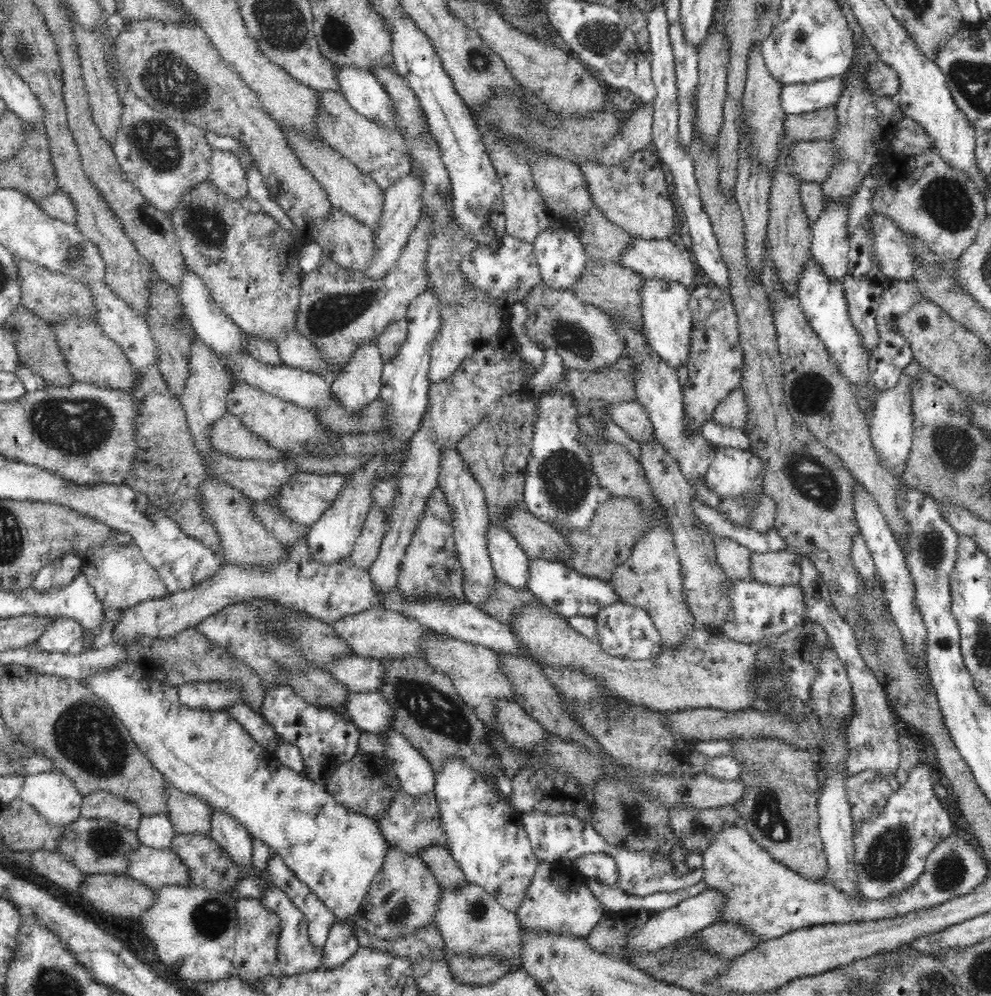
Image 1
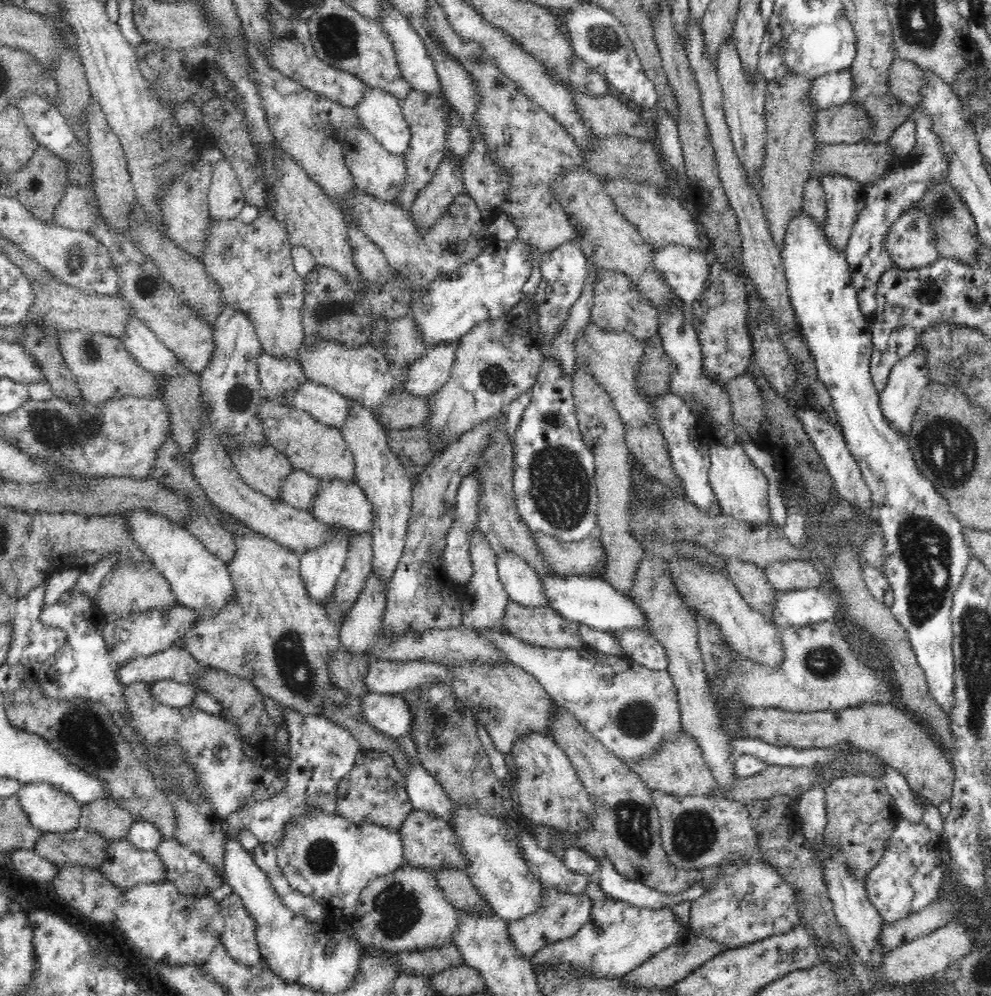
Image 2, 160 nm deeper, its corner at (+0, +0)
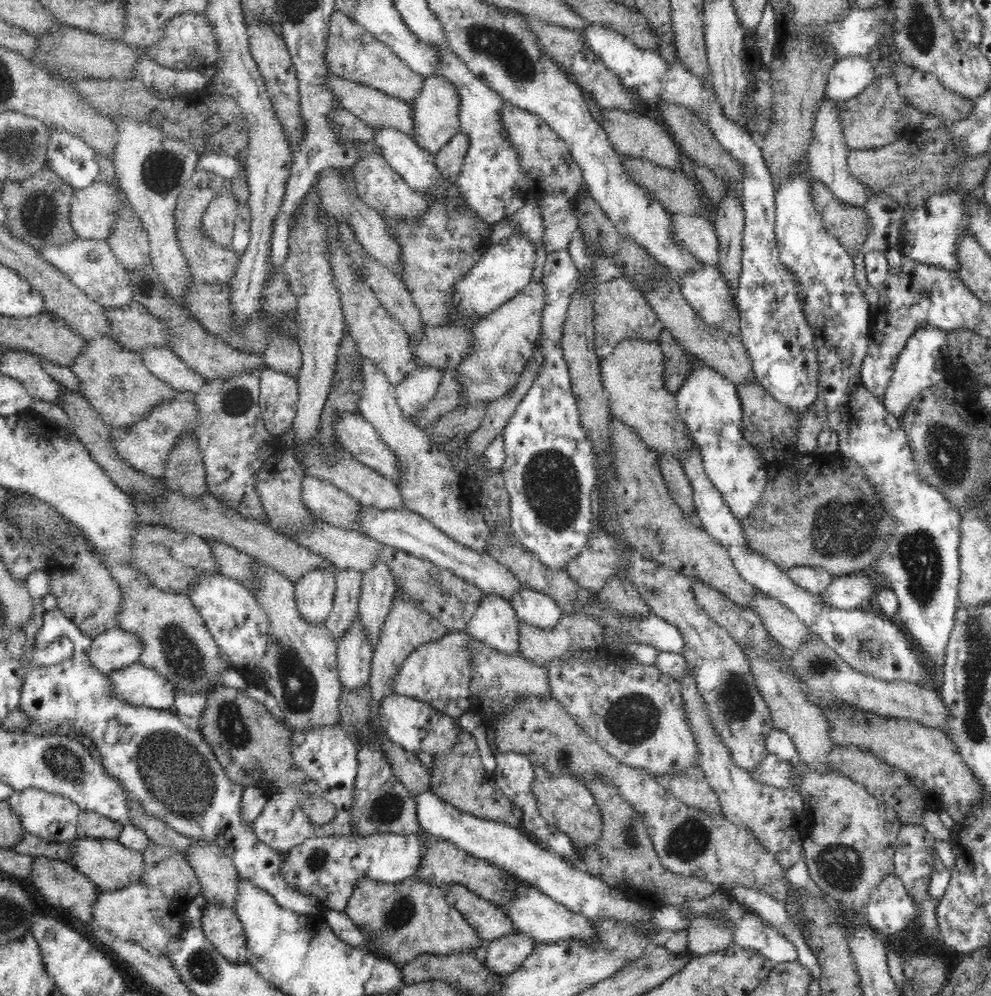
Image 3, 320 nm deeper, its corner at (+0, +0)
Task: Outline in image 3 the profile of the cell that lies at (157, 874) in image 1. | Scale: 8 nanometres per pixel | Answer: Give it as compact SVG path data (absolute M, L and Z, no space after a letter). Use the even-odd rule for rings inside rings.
M77 838L69 844L69 849L71 853L66 860L67 863L90 878L101 891L123 889L141 880L143 873L141 851L126 848L118 840Z

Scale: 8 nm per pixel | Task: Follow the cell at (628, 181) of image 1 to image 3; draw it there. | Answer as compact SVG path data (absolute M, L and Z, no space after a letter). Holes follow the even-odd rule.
M670 213L672 235L686 251L700 259L703 264L720 265L720 245L715 225L709 215L688 216Z

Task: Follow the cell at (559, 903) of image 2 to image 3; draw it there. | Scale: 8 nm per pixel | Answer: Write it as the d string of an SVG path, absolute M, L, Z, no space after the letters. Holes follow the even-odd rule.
M519 931L512 932L489 941L483 965L496 974L509 975L522 966L534 947L536 944L533 938Z

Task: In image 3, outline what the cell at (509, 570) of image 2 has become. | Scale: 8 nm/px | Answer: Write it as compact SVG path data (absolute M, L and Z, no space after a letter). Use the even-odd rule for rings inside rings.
M523 583L520 592L512 598L511 604L521 622L544 630L554 628L563 614L563 610L551 596L532 590Z

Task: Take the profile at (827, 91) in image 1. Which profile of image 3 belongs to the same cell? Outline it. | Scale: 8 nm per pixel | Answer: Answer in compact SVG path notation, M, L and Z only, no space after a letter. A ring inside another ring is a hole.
M868 56L844 57L835 61L828 72L825 96L830 101L845 101L858 96L877 78Z

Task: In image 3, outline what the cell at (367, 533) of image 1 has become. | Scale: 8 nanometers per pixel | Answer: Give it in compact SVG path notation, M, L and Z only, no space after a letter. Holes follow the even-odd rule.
M346 569L338 571L335 577L337 587L333 608L325 625L338 643L358 616L363 574L357 570Z

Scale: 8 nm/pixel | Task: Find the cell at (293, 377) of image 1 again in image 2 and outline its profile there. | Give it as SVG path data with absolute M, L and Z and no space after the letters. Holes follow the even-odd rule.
M309 379L298 390L286 392L283 402L308 412L318 422L340 432L345 430L351 412L345 396Z

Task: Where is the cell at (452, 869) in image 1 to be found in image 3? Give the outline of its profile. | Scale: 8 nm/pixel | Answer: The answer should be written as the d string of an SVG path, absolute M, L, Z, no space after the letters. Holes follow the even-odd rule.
M452 884L445 889L445 898L450 906L476 929L482 940L492 941L518 931L512 919L496 905L478 897L465 886Z

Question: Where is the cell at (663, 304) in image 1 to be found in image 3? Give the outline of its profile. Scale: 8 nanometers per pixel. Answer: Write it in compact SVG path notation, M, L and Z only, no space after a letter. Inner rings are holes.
M692 354L691 362L690 376L675 394L679 416L700 449L708 478L741 521L756 508L765 490L767 461L744 437L743 410L735 384Z

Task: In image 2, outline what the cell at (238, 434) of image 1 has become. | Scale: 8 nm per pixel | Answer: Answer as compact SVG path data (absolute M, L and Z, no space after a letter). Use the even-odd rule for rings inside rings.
M264 446L228 448L231 461L240 473L240 478L264 496L281 501L282 482L288 478L293 466L290 459L278 449Z

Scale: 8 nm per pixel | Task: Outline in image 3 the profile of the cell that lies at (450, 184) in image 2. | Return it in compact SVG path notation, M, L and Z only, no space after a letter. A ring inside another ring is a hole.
M458 131L450 140L435 154L436 167L440 169L442 177L448 183L454 183L459 178L461 168L465 163L470 141L468 135L462 131Z

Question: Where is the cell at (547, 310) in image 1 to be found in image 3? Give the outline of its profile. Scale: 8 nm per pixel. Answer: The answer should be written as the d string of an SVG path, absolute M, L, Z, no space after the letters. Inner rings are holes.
M625 338L599 367L612 414L630 426L659 457L680 459L682 452L690 450L692 439L686 424L680 419L675 394L664 386L664 369L665 359L659 342L640 338Z

